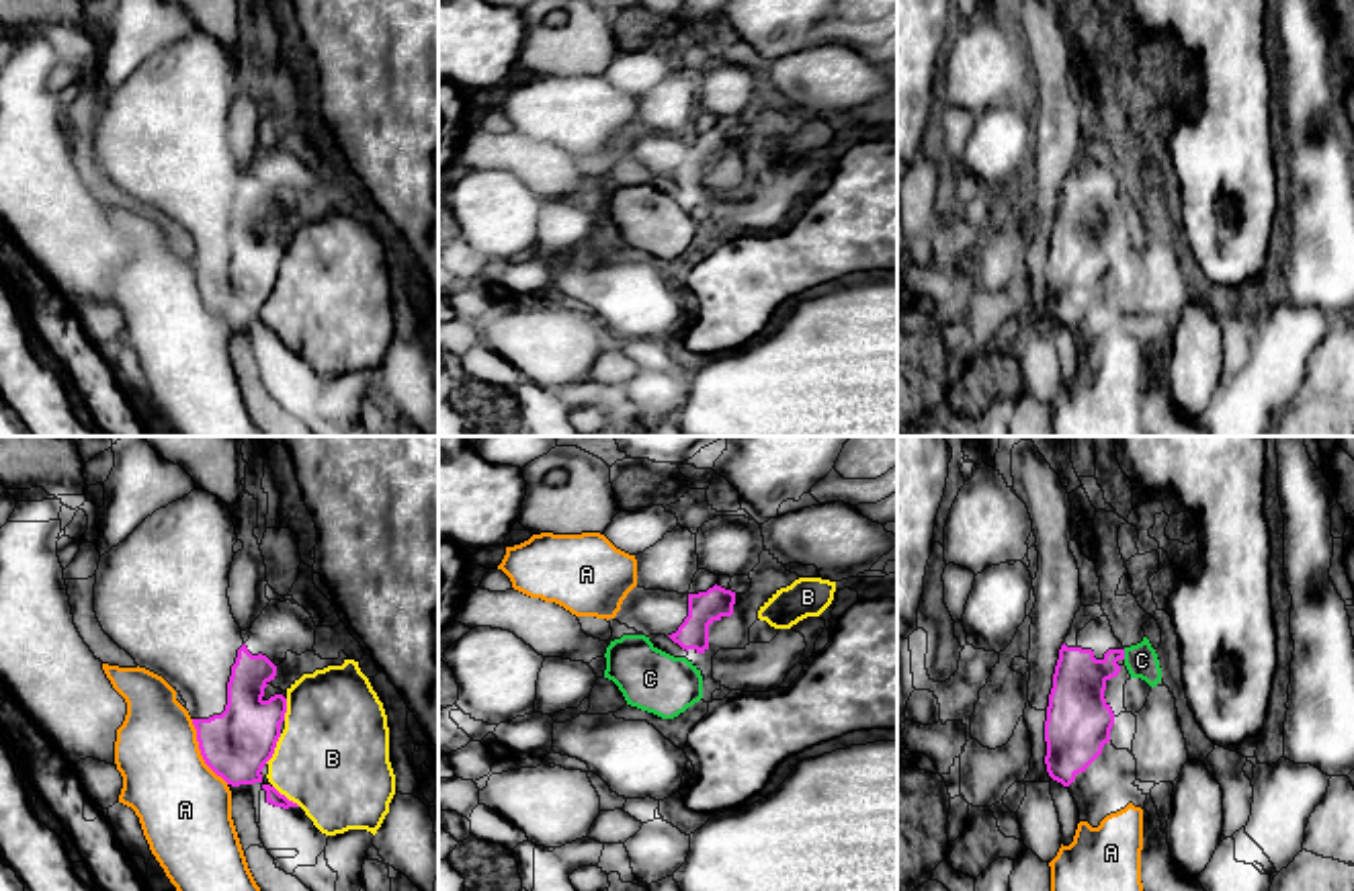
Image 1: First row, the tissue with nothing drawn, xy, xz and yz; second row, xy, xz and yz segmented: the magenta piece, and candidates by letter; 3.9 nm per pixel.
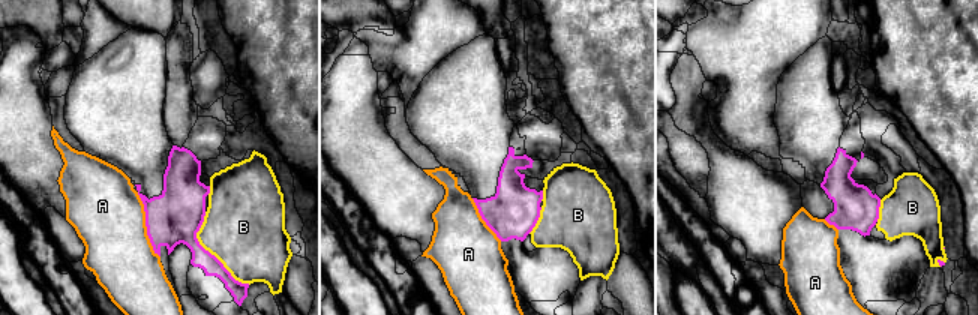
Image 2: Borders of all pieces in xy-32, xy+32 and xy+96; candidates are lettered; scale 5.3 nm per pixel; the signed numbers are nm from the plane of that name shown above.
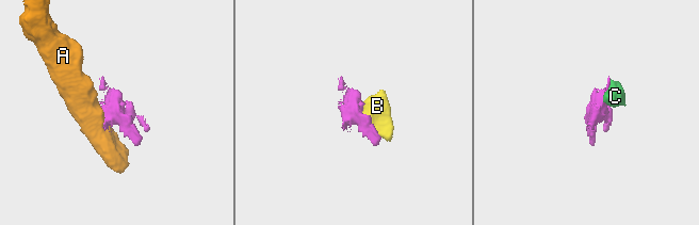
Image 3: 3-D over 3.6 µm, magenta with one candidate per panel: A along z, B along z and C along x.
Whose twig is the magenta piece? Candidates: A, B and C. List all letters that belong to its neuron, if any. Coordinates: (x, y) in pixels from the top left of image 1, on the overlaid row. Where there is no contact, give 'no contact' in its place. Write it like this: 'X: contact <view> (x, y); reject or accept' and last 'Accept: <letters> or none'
A: contact xy (201, 752); reject
B: contact xy (275, 746); reject
C: contact yz (1123, 654); reject
Accept: none

